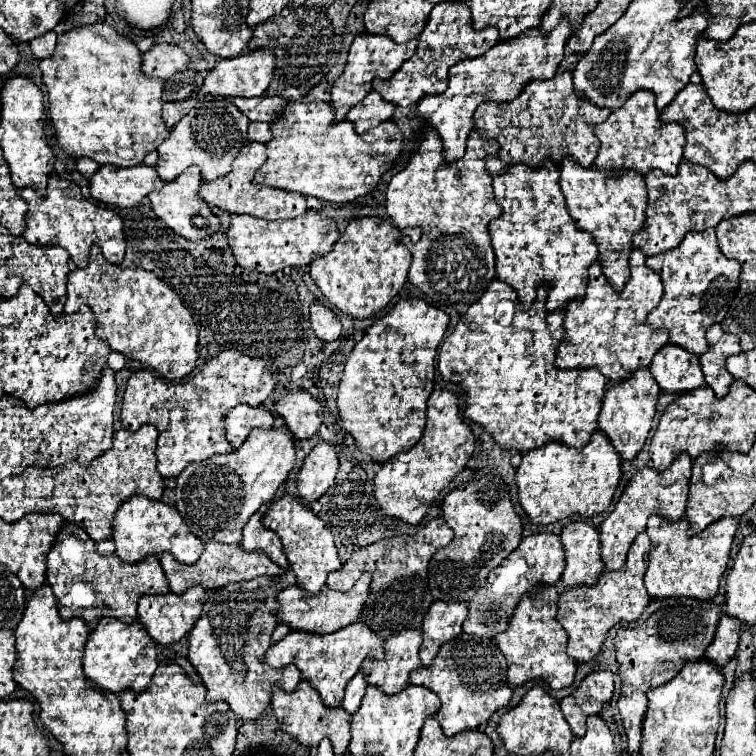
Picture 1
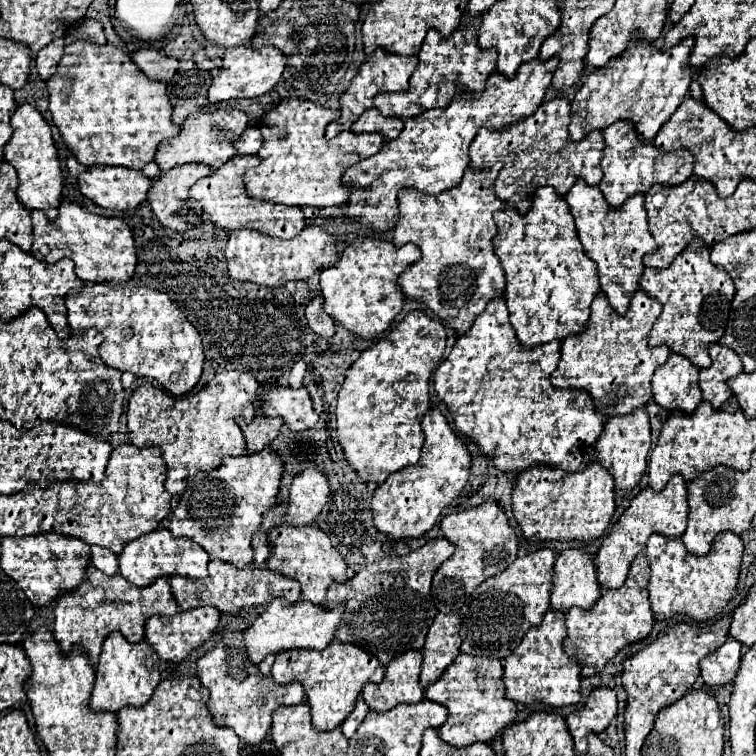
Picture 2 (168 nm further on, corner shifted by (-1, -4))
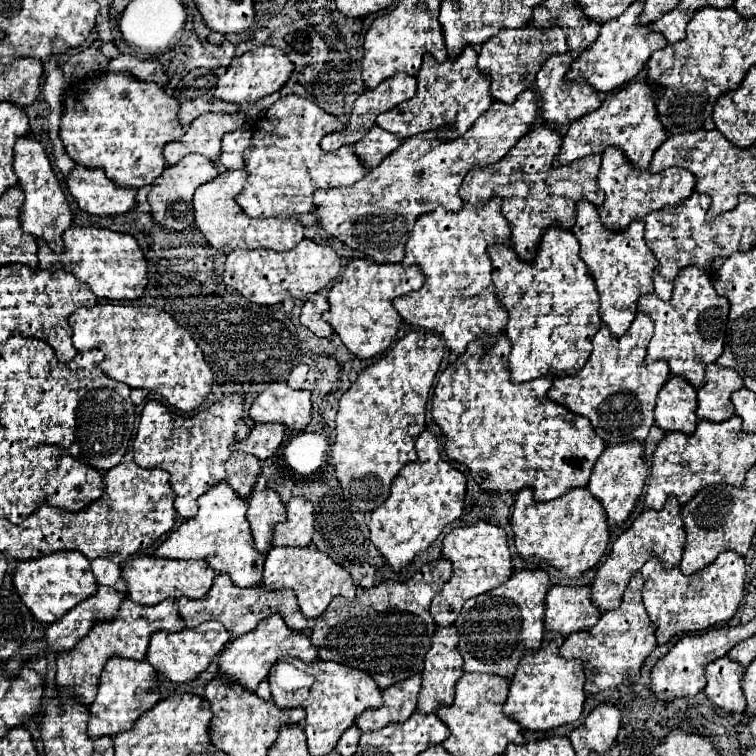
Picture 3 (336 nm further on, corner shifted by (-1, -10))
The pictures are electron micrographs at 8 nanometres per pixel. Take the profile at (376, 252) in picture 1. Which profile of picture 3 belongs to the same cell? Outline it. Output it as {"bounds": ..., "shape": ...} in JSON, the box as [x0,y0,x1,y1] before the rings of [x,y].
{"bounds":[324,260,424,358],"shape":[[[352,260],[344,270],[344,278],[338,280],[328,292],[330,310],[324,312],[324,320],[334,328],[342,344],[356,358],[374,358],[390,348],[398,334],[398,326],[402,324],[402,318],[392,306],[394,298],[414,292],[422,288],[422,284],[424,276],[418,272],[418,268],[406,268],[402,264],[374,264],[372,260]]]}

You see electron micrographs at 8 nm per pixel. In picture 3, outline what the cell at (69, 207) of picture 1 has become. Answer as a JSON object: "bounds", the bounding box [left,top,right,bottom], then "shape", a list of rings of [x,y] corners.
{"bounds":[38,226,148,300],"shape":[[[72,226],[64,234],[64,252],[54,254],[44,242],[38,242],[40,268],[66,270],[78,280],[86,282],[98,298],[108,300],[136,300],[144,294],[148,284],[148,262],[130,234],[120,234],[102,228],[76,228]]]}

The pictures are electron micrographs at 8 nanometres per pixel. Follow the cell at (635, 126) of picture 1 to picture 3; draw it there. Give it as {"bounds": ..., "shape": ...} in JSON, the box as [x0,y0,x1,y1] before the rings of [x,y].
{"bounds":[598,146,696,232],"shape":[[[610,146],[602,154],[598,186],[606,194],[604,206],[598,210],[600,220],[602,220],[604,228],[620,232],[622,228],[626,230],[630,222],[642,220],[644,216],[648,216],[654,210],[662,210],[666,206],[682,204],[694,192],[696,180],[694,180],[694,174],[690,174],[682,168],[664,170],[664,172],[658,172],[658,174],[650,174],[648,170],[636,170],[634,166],[628,164],[628,160],[624,158],[624,154],[618,148]]]}

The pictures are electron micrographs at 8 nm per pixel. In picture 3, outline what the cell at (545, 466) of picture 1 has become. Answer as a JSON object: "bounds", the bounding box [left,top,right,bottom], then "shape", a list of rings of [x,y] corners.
{"bounds":[510,488,608,580],"shape":[[[574,488],[566,492],[566,496],[550,502],[536,502],[532,490],[522,490],[516,494],[510,524],[522,560],[542,560],[572,580],[594,568],[604,556],[608,544],[608,524],[602,504],[598,504],[588,488]]]}

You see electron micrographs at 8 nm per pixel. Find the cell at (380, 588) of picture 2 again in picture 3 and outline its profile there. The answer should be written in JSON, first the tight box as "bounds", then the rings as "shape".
{"bounds":[310,558,452,690],"shape":[[[438,558],[424,564],[408,582],[386,580],[380,586],[358,592],[356,600],[336,596],[326,612],[314,620],[310,634],[318,648],[318,660],[338,662],[368,672],[380,690],[386,690],[424,670],[424,656],[436,630],[430,620],[430,602],[452,576],[450,560]]]}

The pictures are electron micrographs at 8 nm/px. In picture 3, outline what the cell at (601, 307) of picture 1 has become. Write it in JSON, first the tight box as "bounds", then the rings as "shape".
{"bounds":[548,312,670,444],"shape":[[[638,312],[634,322],[630,324],[628,332],[622,338],[614,338],[604,326],[598,330],[598,334],[594,336],[594,348],[592,354],[588,358],[588,362],[584,364],[584,368],[576,374],[576,376],[560,376],[554,380],[548,398],[554,400],[556,404],[562,404],[564,408],[570,408],[570,412],[576,412],[580,416],[586,416],[592,422],[594,432],[606,442],[606,444],[616,444],[616,442],[644,442],[648,438],[650,428],[654,426],[654,406],[656,406],[656,396],[660,392],[660,388],[666,384],[666,380],[670,378],[670,370],[668,364],[664,360],[660,362],[652,362],[650,366],[644,364],[646,358],[646,348],[648,342],[652,338],[652,326],[654,322],[650,320],[650,316]]]}

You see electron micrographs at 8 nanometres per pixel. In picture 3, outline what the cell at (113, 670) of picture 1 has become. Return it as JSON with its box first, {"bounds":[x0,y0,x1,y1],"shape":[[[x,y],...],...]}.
{"bounds":[88,656,160,738],"shape":[[[118,656],[110,658],[102,670],[96,700],[90,706],[88,736],[102,738],[102,736],[116,736],[124,730],[130,730],[134,726],[134,720],[138,720],[146,710],[154,708],[158,700],[160,700],[160,692],[156,682],[156,670],[146,660],[136,662]]]}

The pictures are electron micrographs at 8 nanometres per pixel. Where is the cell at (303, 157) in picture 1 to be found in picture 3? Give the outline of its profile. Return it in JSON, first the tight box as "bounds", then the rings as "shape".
{"bounds":[236,94,366,218],"shape":[[[286,94],[276,100],[264,116],[258,118],[252,134],[252,146],[246,148],[246,172],[248,180],[244,190],[236,196],[236,202],[250,218],[272,216],[298,216],[314,212],[312,194],[318,188],[340,188],[358,182],[366,168],[362,168],[358,156],[352,150],[340,148],[338,152],[324,152],[318,142],[322,136],[342,130],[340,120],[324,112],[314,102]]]}

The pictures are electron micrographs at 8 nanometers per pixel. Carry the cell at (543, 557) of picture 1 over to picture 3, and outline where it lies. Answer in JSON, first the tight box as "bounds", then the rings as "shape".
{"bounds":[454,570,550,680],"shape":[[[522,570],[522,572],[514,572],[510,576],[510,580],[504,582],[502,586],[498,586],[490,592],[484,592],[480,596],[474,596],[464,604],[454,626],[458,628],[458,634],[460,634],[458,648],[462,652],[466,672],[486,672],[486,674],[494,674],[494,676],[502,676],[506,680],[512,680],[522,656],[528,650],[536,652],[542,644],[544,608],[546,608],[544,598],[548,592],[548,584],[550,584],[550,578],[544,570]]]}

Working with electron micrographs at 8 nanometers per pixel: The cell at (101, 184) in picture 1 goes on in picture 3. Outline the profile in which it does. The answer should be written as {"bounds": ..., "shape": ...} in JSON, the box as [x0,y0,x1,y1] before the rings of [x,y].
{"bounds":[66,164,136,216],"shape":[[[80,164],[66,176],[66,188],[76,198],[80,210],[96,216],[124,214],[136,204],[136,190],[118,188],[102,170],[88,170]]]}

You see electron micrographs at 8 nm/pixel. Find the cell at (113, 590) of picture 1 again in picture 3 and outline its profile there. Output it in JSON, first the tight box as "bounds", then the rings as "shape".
{"bounds":[56,598,186,706],"shape":[[[126,598],[120,606],[120,614],[116,620],[94,624],[90,634],[84,636],[74,650],[70,650],[66,654],[58,654],[56,684],[58,684],[60,694],[64,694],[64,698],[78,698],[80,704],[90,706],[94,702],[94,696],[98,690],[100,672],[112,656],[130,658],[130,660],[144,660],[148,642],[154,632],[158,632],[158,630],[182,632],[184,628],[186,628],[184,620],[182,620],[174,600],[164,600],[162,604],[156,604],[154,608],[146,608],[142,604],[134,604],[132,600]]]}

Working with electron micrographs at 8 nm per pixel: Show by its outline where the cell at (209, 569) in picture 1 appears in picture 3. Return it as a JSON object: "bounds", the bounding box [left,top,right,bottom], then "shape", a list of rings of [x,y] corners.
{"bounds":[178,574,308,636],"shape":[[[218,574],[214,578],[214,584],[210,592],[202,600],[178,600],[178,610],[186,622],[186,628],[196,628],[202,622],[218,620],[224,624],[224,628],[234,636],[242,636],[258,626],[260,620],[268,618],[270,614],[280,614],[286,622],[286,626],[294,632],[304,632],[308,626],[308,620],[298,612],[298,604],[294,600],[294,592],[290,590],[278,590],[278,592],[266,592],[262,586],[254,588],[238,588],[232,584],[232,580],[226,574]]]}

